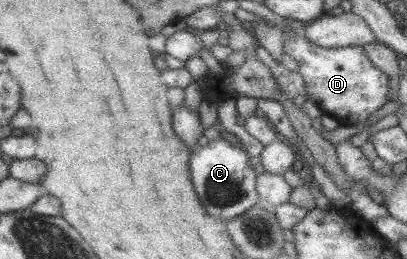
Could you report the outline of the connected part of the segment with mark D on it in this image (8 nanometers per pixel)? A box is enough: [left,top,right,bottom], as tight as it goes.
[282,28,387,125]

